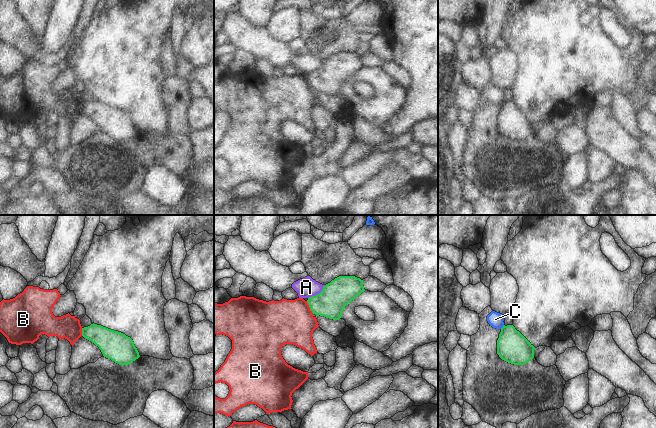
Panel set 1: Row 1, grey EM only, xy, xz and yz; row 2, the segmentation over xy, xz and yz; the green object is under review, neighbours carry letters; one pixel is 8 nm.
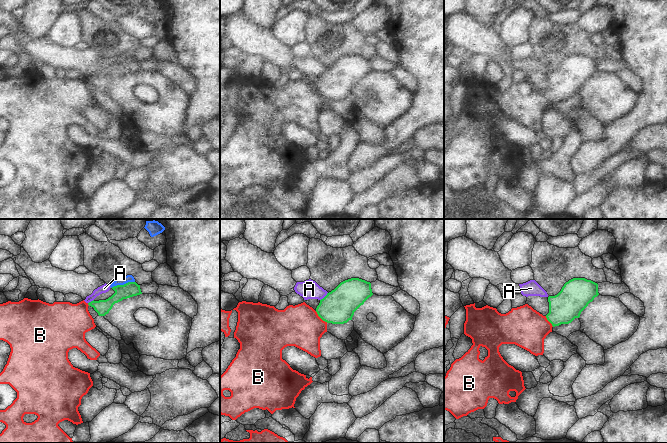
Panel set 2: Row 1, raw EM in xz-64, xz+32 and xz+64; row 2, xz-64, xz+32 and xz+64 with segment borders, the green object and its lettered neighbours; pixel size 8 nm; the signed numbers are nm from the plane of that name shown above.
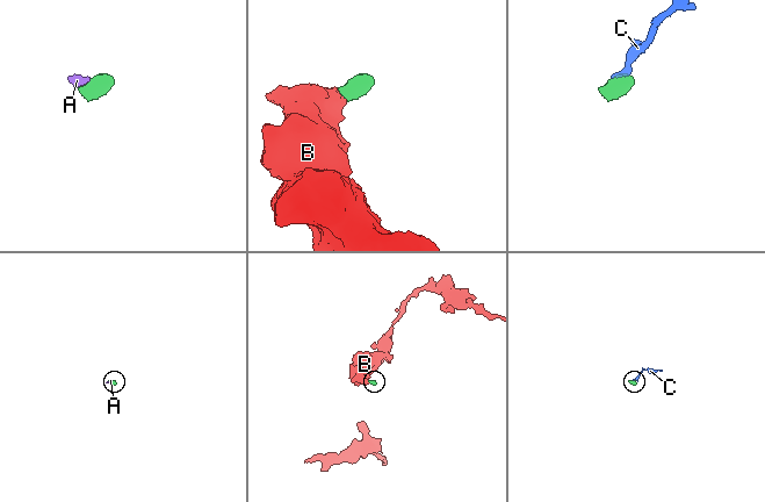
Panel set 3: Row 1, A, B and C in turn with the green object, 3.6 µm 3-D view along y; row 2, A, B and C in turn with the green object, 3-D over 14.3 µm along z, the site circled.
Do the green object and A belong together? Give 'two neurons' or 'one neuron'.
two neurons

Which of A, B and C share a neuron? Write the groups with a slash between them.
A C / B

